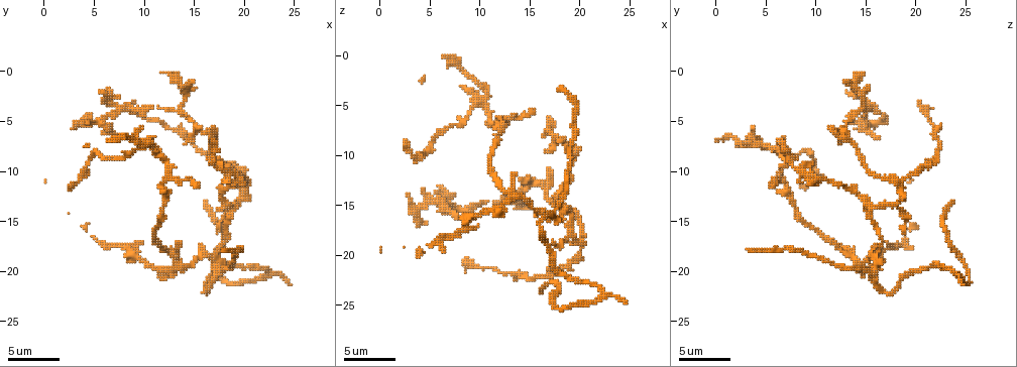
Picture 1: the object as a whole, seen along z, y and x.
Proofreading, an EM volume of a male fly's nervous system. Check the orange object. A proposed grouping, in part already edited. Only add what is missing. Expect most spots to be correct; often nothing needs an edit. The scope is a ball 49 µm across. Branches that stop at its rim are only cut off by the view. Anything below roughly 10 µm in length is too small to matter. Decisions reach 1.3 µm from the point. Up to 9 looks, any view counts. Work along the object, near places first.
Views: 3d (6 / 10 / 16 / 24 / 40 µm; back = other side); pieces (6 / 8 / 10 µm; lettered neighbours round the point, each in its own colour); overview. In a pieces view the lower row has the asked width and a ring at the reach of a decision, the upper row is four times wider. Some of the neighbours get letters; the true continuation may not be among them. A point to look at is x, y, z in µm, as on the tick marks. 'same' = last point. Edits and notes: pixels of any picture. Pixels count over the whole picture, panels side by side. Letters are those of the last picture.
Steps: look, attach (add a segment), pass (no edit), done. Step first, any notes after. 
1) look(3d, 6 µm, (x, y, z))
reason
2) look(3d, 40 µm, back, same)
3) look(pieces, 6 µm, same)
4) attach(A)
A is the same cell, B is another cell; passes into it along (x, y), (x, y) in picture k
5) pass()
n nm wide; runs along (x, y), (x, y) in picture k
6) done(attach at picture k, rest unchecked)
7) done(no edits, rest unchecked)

look(3d, 10 µm, (16.0, 13.0, 23.4))
end of a long branch

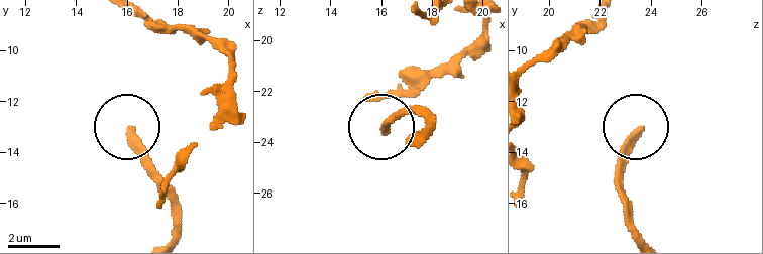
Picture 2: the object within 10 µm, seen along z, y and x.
look(pieces, 6 µm, (16.1, 13.2, 23.5))
see the neighbours

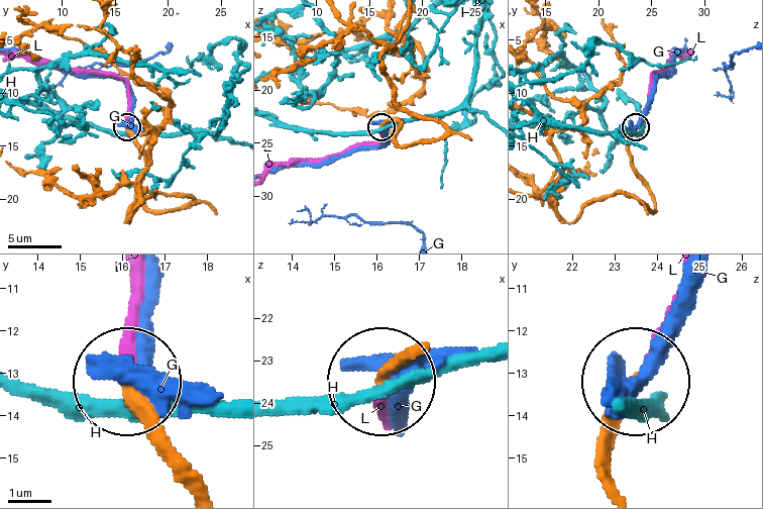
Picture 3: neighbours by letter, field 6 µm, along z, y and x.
attach(L)
L is the same cell, G and H are other cells; passes into it along (613, 479), (605, 435), (648, 366), (681, 272) in picture 3; the neuron continues

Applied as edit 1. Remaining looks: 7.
look(pieces, 6 µm, (17.0, 7.2, 6.6))

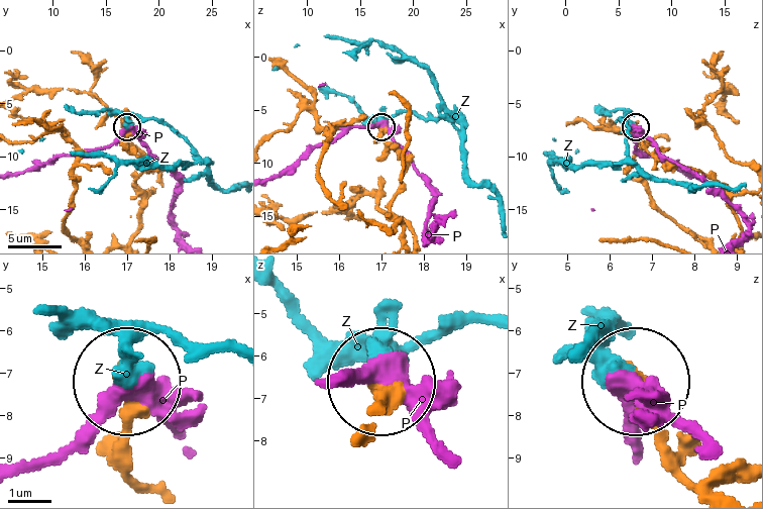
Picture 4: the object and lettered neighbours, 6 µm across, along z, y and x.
pass()
P and Z are other cells; no lettered segment goes on from it

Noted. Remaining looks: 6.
look(3d, 6 µm, (14.4, 7.2, 12.2))
free end

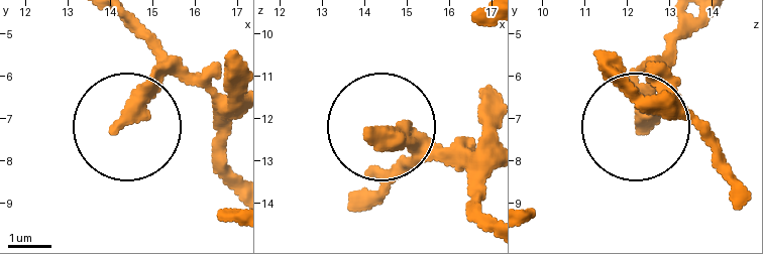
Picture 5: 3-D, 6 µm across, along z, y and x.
look(pieces, 8 µm, (14.20, 7.15, 12.35))

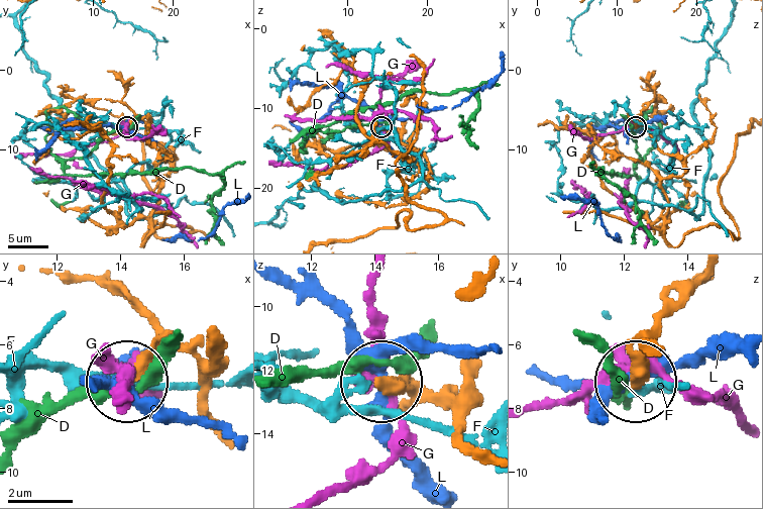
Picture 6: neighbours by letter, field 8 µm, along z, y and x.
pass()
D, F, G and L are other cells; runs along (487, 457), (462, 436), (446, 404), (384, 382) in picture 6; no lettered segment goes on from it

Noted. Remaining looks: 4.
look(3d, 6 µm, (4.6, 4.4, 16.8))
free end

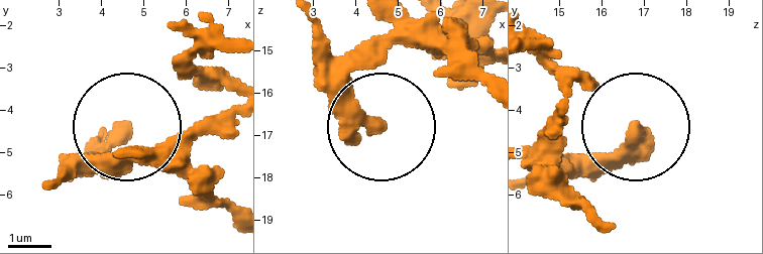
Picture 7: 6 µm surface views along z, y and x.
look(pieces, 6 µm, (4.55, 4.45, 16.75))

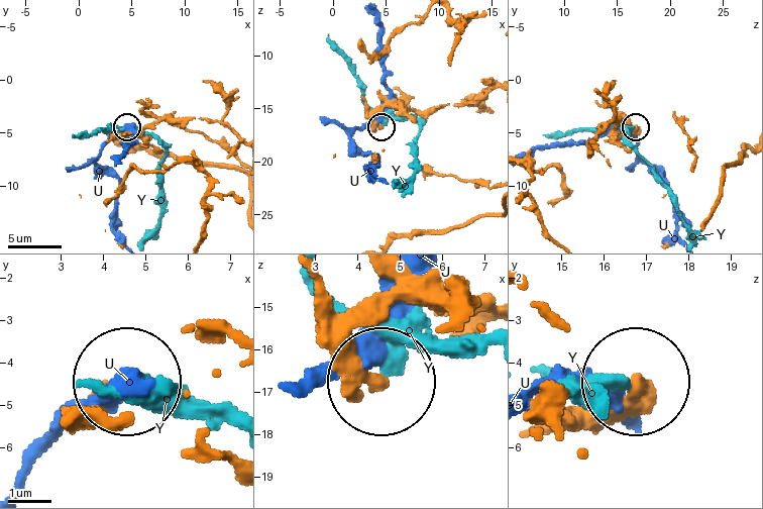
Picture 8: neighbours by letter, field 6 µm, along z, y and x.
pass()
U and Y are other cells; runs along (486, 311), (378, 304), (356, 333), (374, 373) in picture 8; no lettered segment goes on from it

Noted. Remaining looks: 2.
done(attach at picture 3, rest unchecked)

